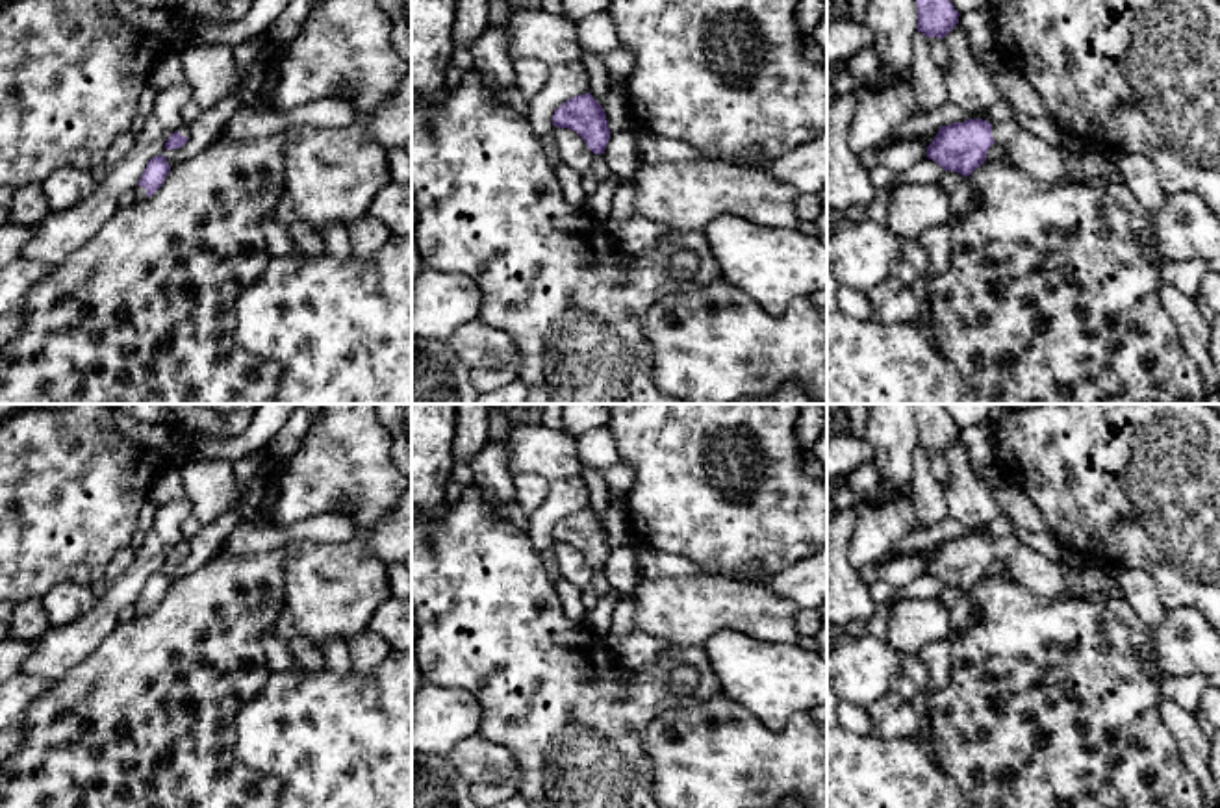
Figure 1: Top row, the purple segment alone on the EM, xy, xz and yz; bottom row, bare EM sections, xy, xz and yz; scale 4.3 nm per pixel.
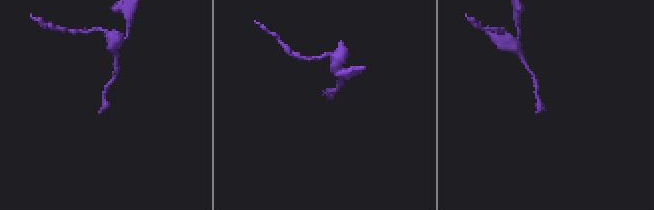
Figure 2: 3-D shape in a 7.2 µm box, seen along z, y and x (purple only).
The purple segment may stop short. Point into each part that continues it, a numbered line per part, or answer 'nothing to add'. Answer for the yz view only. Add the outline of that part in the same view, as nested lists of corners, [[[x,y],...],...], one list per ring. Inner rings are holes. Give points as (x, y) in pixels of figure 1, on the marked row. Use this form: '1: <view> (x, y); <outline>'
1: yz (1039, 158); [[[1007,122],[992,124],[992,137],[1009,150],[1012,161],[1027,174],[1042,182],[1059,182],[1070,176],[1062,161],[1061,145],[1051,145],[1042,137]]]

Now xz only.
1: xz (599, 164); [[[595,154],[591,169],[595,170],[599,182],[610,176],[610,169],[606,167],[606,159],[603,154]]]

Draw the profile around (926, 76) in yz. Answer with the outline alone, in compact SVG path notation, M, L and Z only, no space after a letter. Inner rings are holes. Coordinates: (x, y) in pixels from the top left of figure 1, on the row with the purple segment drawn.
M921 32L914 35L914 56L907 78L914 89L918 111L929 113L947 102L942 69L933 61L929 37Z

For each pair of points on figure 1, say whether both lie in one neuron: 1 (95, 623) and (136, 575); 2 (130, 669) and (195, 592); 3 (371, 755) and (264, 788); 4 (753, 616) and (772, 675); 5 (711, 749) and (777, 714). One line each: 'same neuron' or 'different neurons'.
1: same neuron
2: same neuron
3: different neurons
4: different neurons
5: different neurons

